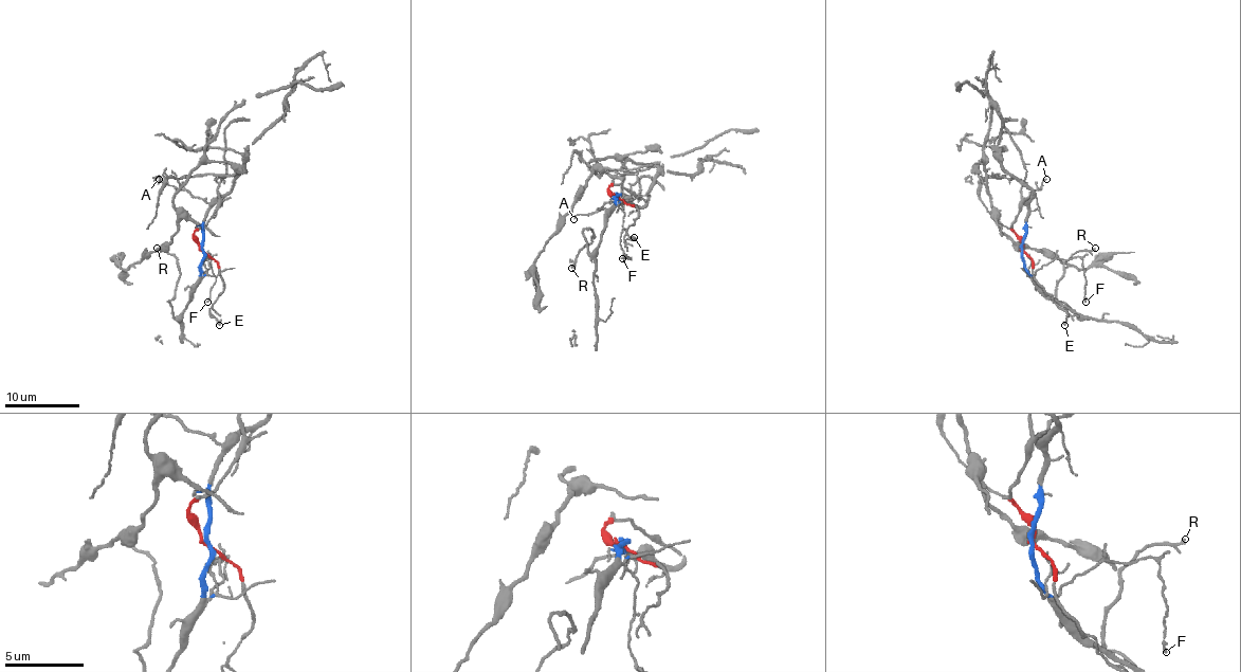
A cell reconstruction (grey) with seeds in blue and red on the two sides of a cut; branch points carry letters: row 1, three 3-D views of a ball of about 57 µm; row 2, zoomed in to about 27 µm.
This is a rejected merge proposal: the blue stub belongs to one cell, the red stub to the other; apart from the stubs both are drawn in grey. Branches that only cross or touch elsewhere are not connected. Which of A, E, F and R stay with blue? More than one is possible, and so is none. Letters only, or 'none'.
A, F, R

